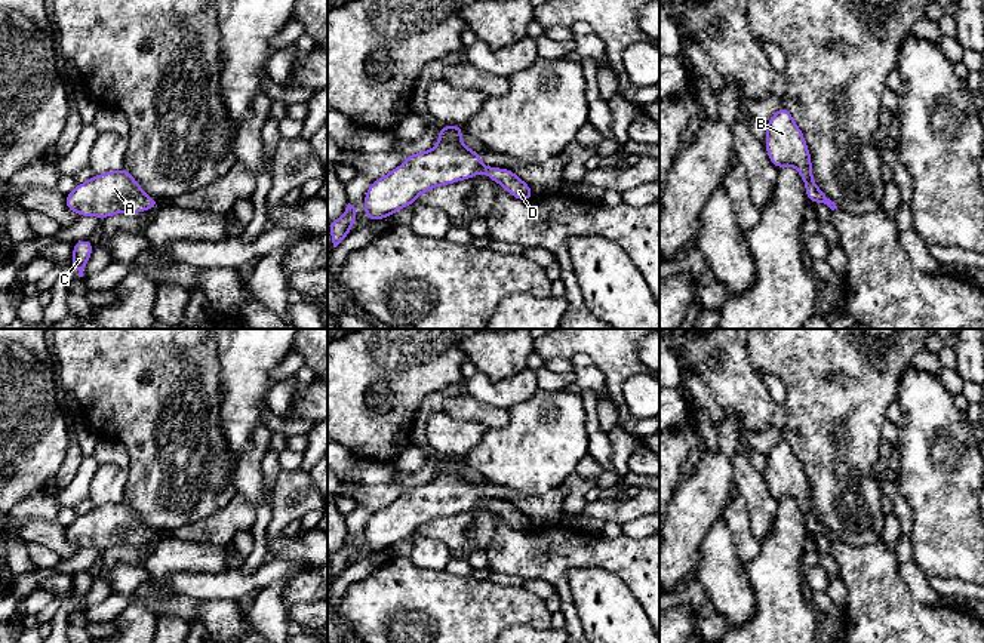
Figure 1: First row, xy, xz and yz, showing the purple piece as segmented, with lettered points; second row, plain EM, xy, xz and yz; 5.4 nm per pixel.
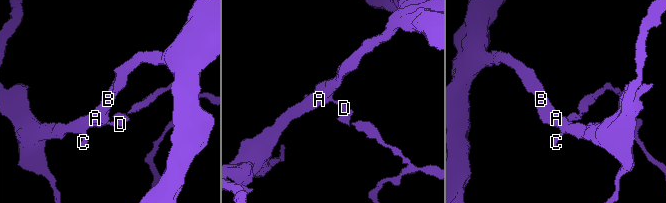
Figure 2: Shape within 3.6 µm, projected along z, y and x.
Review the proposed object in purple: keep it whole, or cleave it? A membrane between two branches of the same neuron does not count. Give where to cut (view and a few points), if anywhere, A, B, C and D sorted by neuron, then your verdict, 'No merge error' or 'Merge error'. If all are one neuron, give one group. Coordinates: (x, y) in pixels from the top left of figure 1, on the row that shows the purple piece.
No split. Groups: A B C D. No merge error

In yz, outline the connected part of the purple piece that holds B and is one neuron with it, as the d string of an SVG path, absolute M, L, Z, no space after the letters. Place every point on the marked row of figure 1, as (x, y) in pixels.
M784 105L766 123L765 147L775 169L782 166L794 166L797 169L811 203L817 201L827 204L831 210L837 209L836 203L814 182L811 153L806 141Z

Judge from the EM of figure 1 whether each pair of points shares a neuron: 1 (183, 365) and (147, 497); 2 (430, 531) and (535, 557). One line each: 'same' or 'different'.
1: same
2: different

